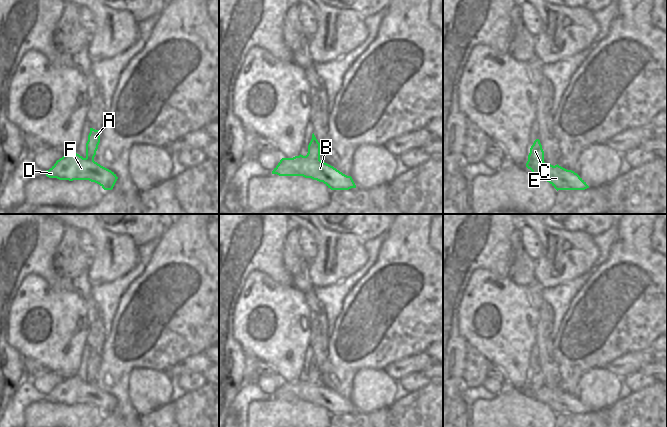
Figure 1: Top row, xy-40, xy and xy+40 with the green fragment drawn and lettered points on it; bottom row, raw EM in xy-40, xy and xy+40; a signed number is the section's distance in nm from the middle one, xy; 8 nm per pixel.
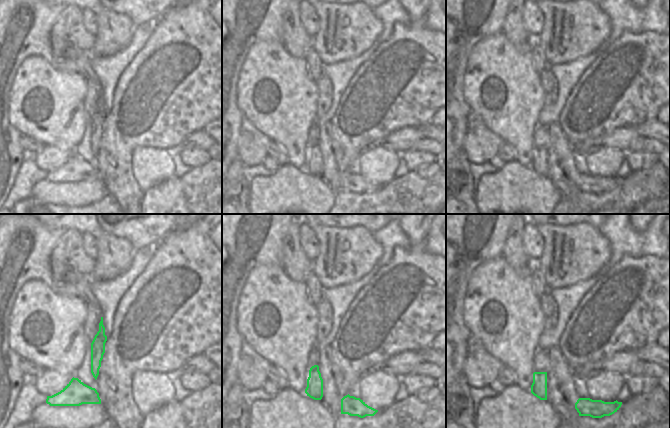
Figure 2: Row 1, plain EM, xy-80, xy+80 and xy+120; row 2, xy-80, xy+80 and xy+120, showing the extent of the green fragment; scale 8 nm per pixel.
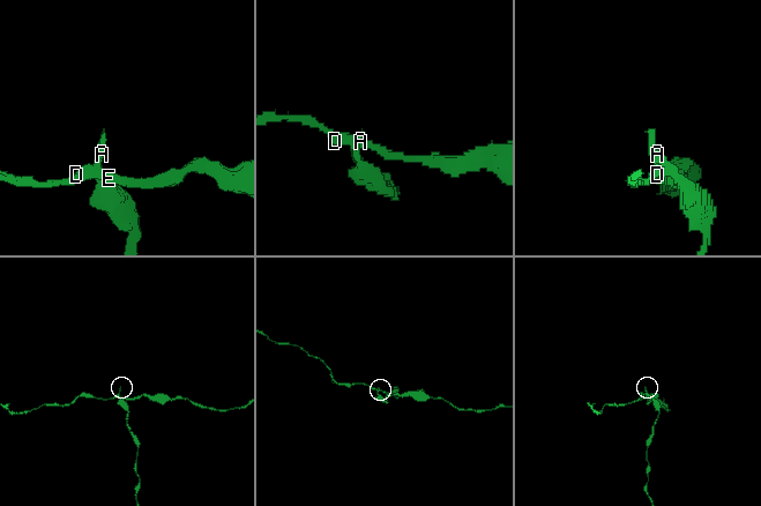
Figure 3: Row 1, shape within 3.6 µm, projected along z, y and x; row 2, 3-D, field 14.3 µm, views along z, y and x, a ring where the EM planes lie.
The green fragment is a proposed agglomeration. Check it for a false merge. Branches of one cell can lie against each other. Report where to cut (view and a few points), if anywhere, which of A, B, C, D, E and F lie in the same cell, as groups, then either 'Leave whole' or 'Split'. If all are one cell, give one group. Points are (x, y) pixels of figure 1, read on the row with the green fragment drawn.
Split along xy (305, 156), (319, 160). Groups: A C / B D E F. Split.

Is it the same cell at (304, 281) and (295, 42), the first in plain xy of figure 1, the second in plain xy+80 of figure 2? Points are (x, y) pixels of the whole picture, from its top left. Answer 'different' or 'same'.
same

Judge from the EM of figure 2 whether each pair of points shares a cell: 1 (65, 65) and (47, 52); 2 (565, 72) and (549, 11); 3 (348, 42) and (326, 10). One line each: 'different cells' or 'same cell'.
1: different cells
2: different cells
3: same cell

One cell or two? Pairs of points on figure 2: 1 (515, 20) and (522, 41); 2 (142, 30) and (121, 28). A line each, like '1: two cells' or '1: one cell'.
1: one cell
2: two cells

